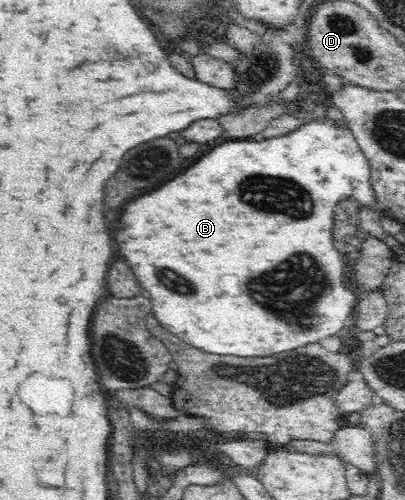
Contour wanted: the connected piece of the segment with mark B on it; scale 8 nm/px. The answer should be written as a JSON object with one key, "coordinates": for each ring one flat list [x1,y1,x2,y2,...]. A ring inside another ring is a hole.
{"coordinates":[[317,116,307,120,303,126,297,127,289,134,279,135,277,138,267,138,265,142,229,141,217,146,213,152,203,156,193,168,189,168,183,176,167,182,163,188,159,188,147,196,135,198,133,202,125,204,123,216,115,226,115,238,117,238,117,248,129,260,137,280,151,294,155,318,159,321,159,325,163,325,163,328,167,329,167,332,197,349,214,355,241,356,241,358,279,356,284,352,303,348,311,343,318,343,319,340,337,334,339,330,343,330,347,318,353,312,353,306,357,304,351,290,347,290,347,286,343,282,345,280,343,260,333,248,333,216,335,208,344,201,355,201,360,207,381,212,375,190,372,187,371,166,365,158,365,153,356,144,351,129,340,121],[159,274,171,274,167,284,165,284,165,278,159,278]]}

